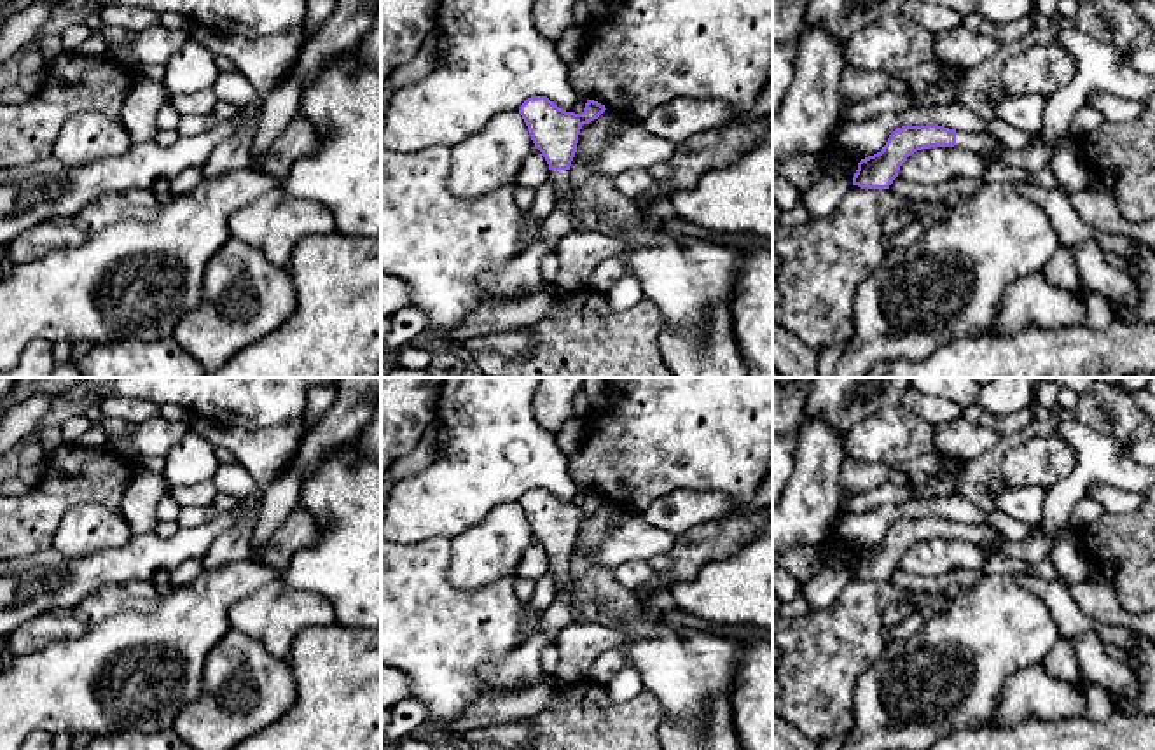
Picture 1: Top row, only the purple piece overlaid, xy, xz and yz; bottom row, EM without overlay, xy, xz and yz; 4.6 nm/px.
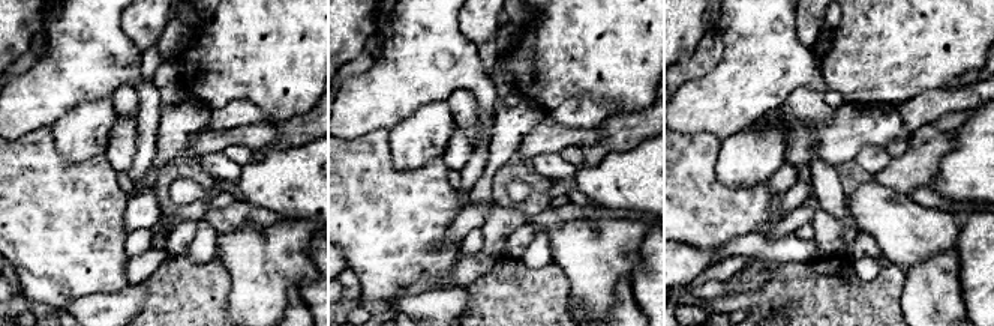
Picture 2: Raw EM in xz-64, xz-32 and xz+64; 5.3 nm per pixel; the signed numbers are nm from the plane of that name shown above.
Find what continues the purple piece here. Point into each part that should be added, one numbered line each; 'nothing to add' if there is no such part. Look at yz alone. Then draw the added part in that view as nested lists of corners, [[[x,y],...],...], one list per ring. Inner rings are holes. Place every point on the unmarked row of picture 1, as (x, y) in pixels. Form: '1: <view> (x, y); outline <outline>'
1: yz (984, 535); outline [[[956,523],[956,538],[977,544],[984,552],[1005,544],[1005,537],[989,524]]]

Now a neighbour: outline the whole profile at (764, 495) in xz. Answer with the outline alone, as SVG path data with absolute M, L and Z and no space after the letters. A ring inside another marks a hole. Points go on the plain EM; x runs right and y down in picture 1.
M772 462L767 472L767 477L764 479L760 490L757 491L755 500L744 507L732 509L729 516L736 516L736 517L746 516L760 509L765 509L769 505L772 505Z

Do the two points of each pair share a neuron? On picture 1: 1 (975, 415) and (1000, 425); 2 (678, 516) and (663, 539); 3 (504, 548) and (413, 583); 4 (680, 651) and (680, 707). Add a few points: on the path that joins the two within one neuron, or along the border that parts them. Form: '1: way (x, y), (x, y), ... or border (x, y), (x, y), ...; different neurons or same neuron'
1: way (981, 416), (995, 422); same neuron
2: border (642, 513), (656, 527), (680, 535); different neurons
3: border (449, 541), (449, 581), (458, 588), (488, 584); different neurons
4: way (680, 665), (680, 693); same neuron

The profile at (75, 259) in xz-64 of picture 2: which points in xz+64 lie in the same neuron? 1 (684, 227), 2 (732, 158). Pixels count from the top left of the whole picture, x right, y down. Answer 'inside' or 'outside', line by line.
1: inside
2: outside

